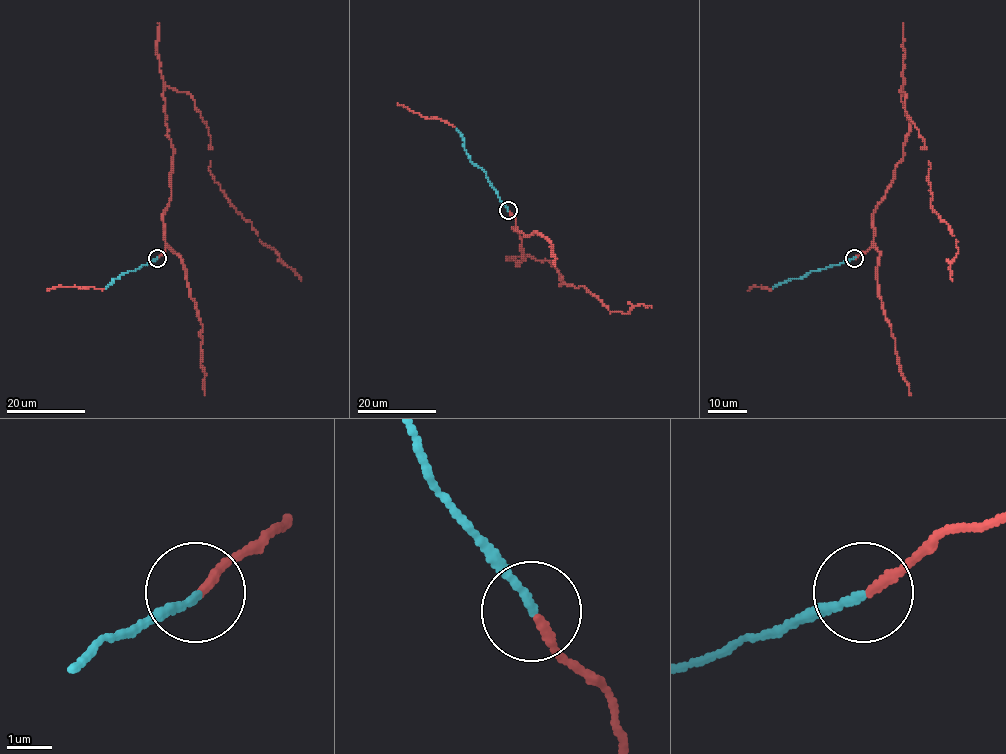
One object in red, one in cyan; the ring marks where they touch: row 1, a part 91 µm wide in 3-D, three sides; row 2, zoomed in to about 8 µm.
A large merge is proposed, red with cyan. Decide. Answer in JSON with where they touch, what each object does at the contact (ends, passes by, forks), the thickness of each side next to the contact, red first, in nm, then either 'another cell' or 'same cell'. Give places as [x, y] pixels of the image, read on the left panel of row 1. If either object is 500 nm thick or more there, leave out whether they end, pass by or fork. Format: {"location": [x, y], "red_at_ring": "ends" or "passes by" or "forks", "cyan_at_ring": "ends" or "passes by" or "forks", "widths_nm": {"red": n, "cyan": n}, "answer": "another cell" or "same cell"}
{"location": [157, 258], "red_at_ring": "ends", "cyan_at_ring": "ends", "widths_nm": {"red": 200, "cyan": 180}, "answer": "same cell"}

